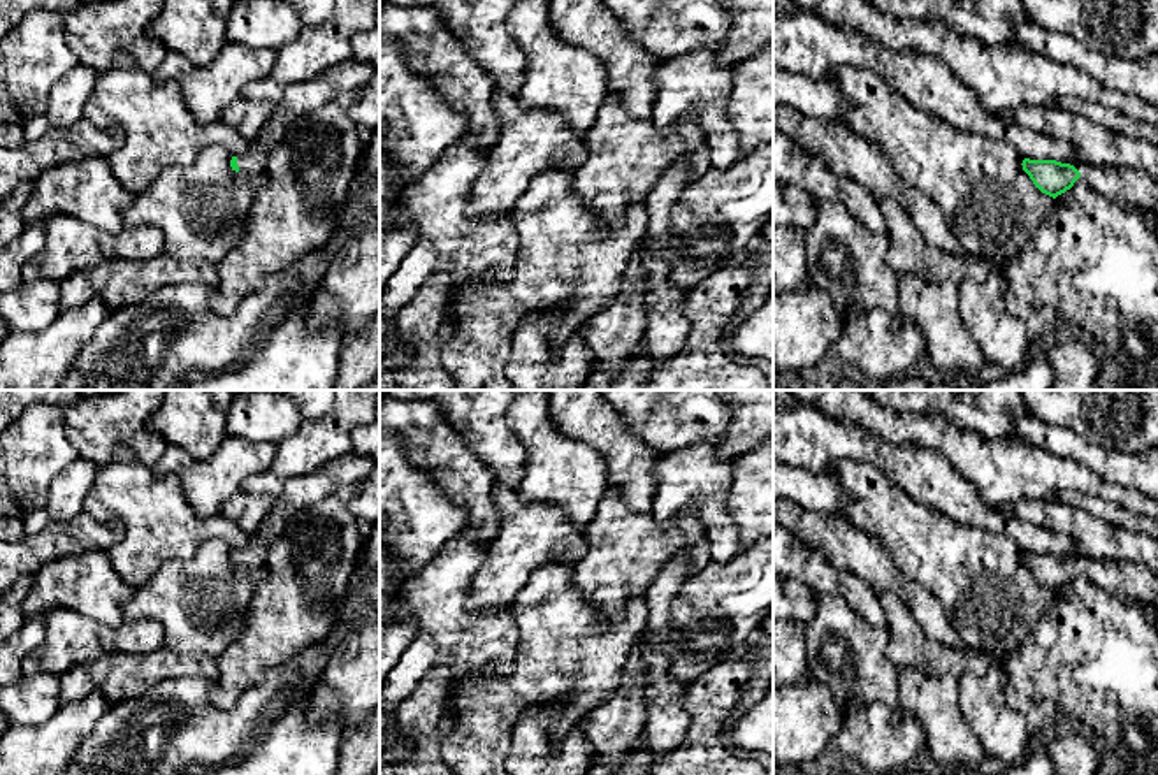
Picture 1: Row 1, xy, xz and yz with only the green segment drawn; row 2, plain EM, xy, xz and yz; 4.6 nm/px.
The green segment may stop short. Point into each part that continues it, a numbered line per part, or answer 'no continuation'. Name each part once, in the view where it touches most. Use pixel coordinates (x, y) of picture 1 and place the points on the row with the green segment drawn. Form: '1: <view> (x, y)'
1: xy (255, 159)

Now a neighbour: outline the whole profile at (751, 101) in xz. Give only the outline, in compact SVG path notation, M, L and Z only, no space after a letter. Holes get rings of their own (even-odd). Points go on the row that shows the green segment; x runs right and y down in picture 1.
M773 40L733 65L727 112L738 134L742 156L773 142Z

